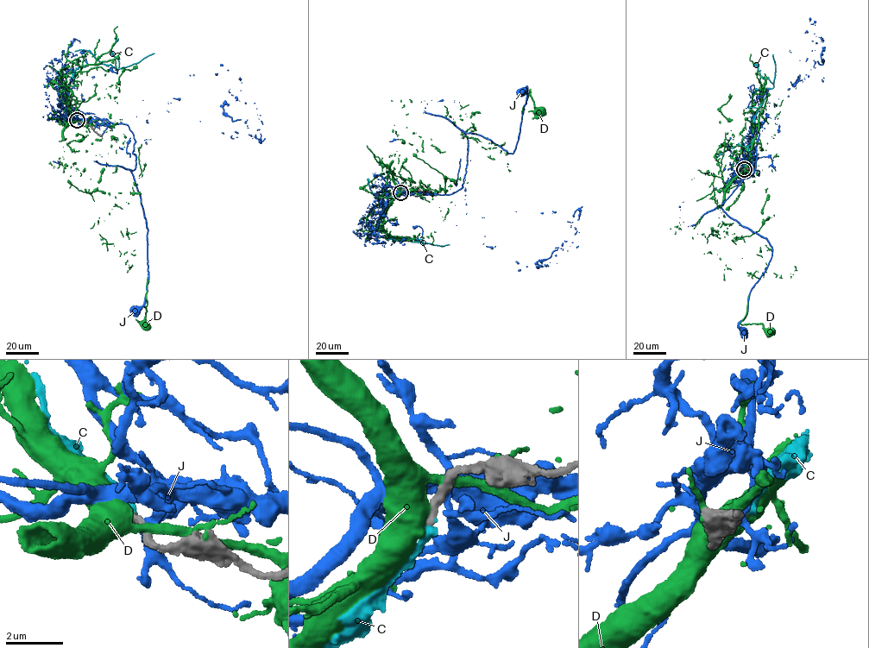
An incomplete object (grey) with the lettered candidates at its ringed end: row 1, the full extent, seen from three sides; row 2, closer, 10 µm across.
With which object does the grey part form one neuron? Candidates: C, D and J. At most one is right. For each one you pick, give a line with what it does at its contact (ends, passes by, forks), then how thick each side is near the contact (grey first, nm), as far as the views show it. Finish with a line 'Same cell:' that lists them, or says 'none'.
C: it ends there; 280 nm thick on the grey side, 360 nm on the other
Same cell: C

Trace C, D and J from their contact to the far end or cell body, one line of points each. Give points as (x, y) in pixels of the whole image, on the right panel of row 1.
C: (744, 169), (749, 158), (748, 146), (752, 139), (757, 110), (767, 89), (773, 86), (772, 54)
D: (743, 170), (726, 189), (717, 230), (722, 223), (743, 239), (747, 273), (766, 268), (740, 324), (769, 333)
J: (743, 170), (755, 146), (753, 172), (718, 206), (764, 237), (772, 256), (752, 289), (739, 324), (742, 333)

